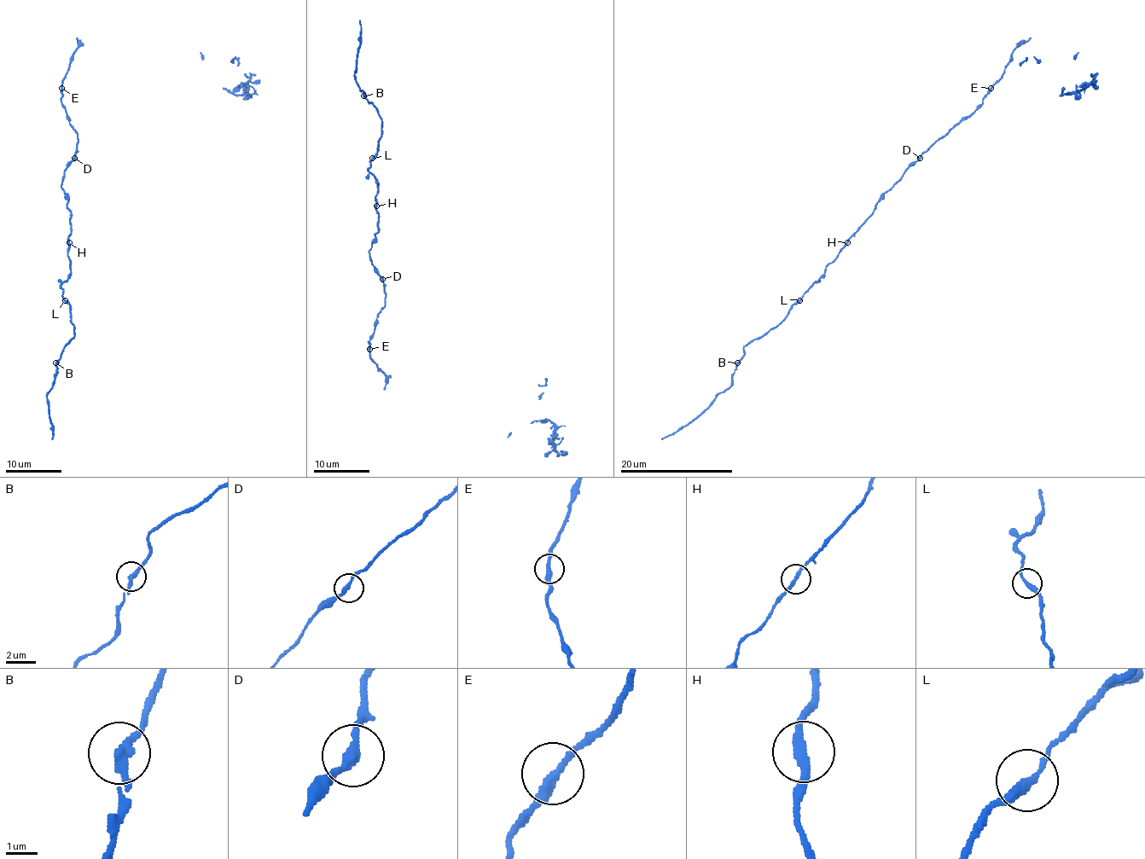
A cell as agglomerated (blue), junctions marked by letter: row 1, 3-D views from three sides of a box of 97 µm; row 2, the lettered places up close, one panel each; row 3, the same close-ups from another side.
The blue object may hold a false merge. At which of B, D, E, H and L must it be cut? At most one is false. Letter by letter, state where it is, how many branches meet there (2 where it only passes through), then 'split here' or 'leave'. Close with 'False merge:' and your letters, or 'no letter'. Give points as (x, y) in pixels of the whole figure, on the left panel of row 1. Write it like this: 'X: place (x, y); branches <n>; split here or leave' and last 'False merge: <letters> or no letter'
B: place (55, 362); branches 2; leave
D: place (74, 158); branches 2; leave
E: place (61, 88); branches 2; leave
H: place (69, 242); branches 2; leave
L: place (65, 300); branches 2; leave
False merge: no letter

